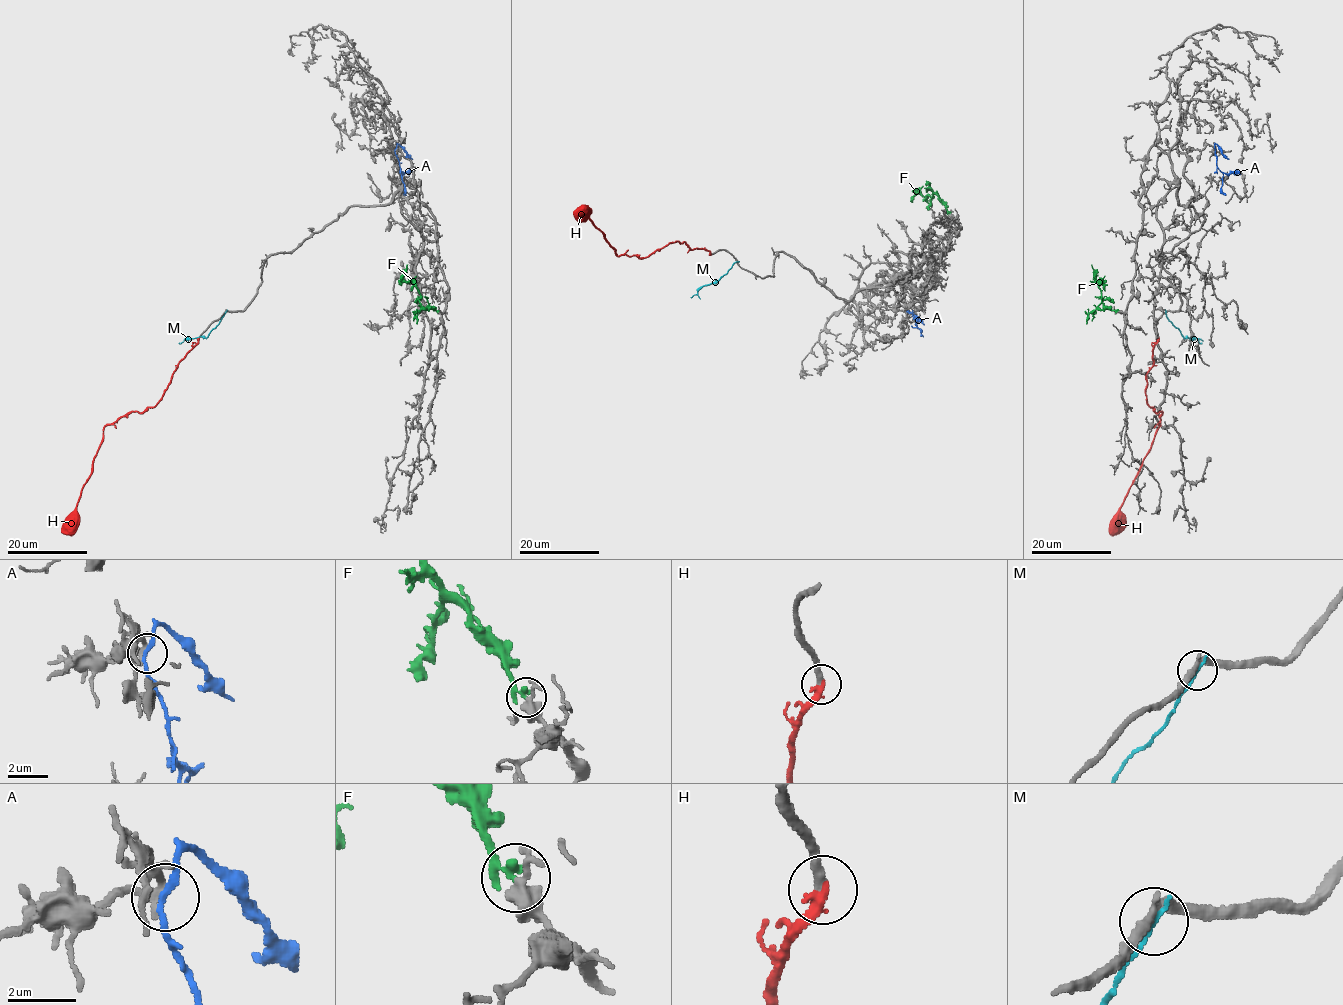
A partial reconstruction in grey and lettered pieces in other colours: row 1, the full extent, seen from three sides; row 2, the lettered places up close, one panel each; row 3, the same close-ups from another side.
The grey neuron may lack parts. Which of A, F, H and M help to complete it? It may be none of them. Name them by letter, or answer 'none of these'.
H

